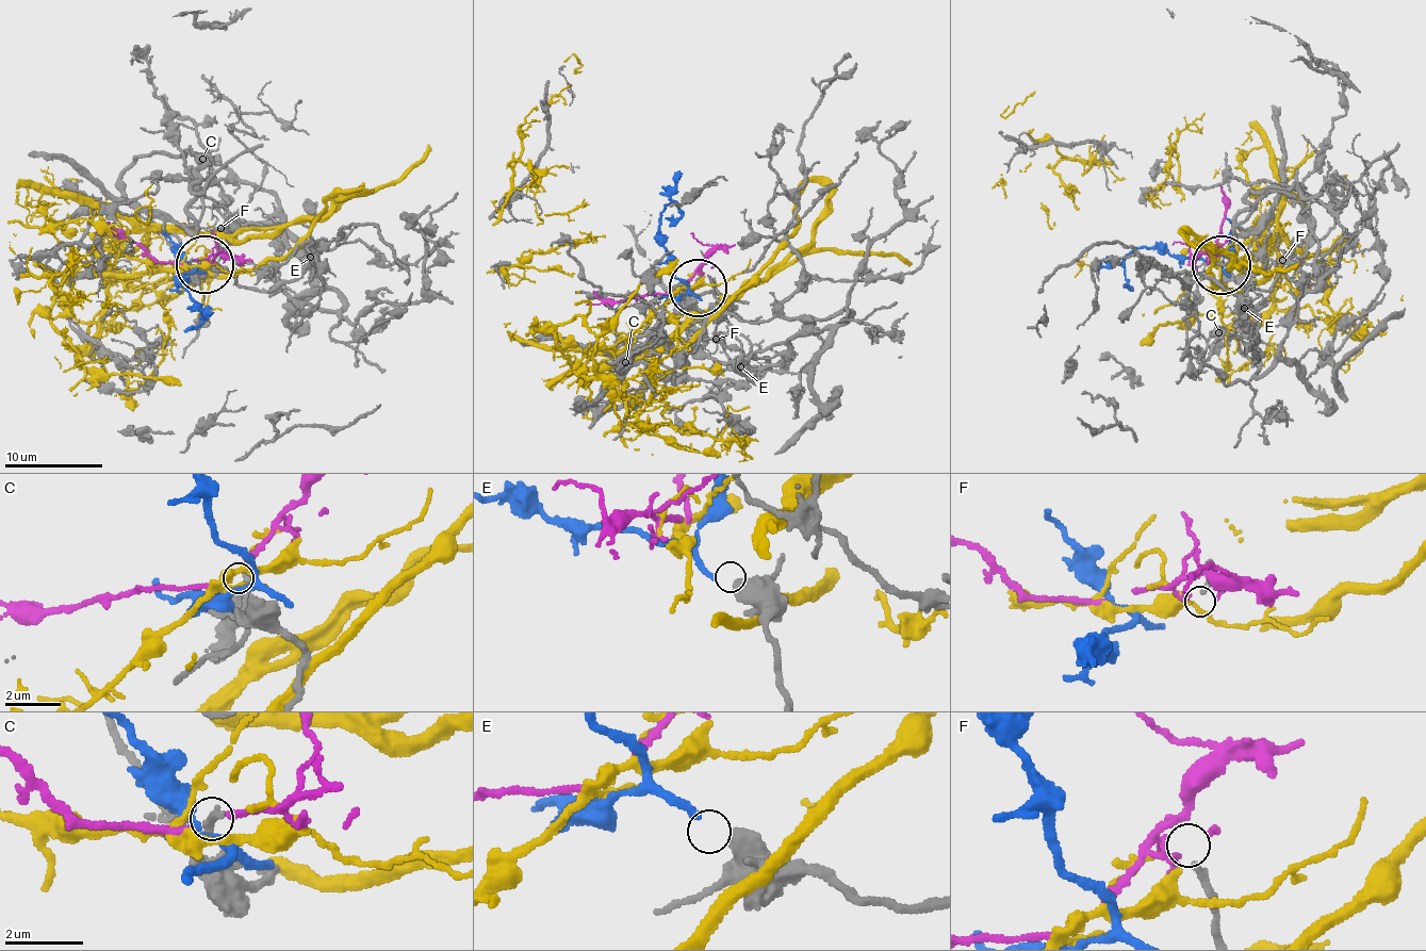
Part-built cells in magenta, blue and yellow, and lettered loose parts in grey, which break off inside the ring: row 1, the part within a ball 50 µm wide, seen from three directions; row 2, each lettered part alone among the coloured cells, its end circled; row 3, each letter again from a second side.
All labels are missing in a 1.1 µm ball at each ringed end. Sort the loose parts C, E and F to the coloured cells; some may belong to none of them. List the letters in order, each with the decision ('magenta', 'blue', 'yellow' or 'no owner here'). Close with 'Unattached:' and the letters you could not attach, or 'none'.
C: magenta
E: blue
F: no owner here
Unattached: F

